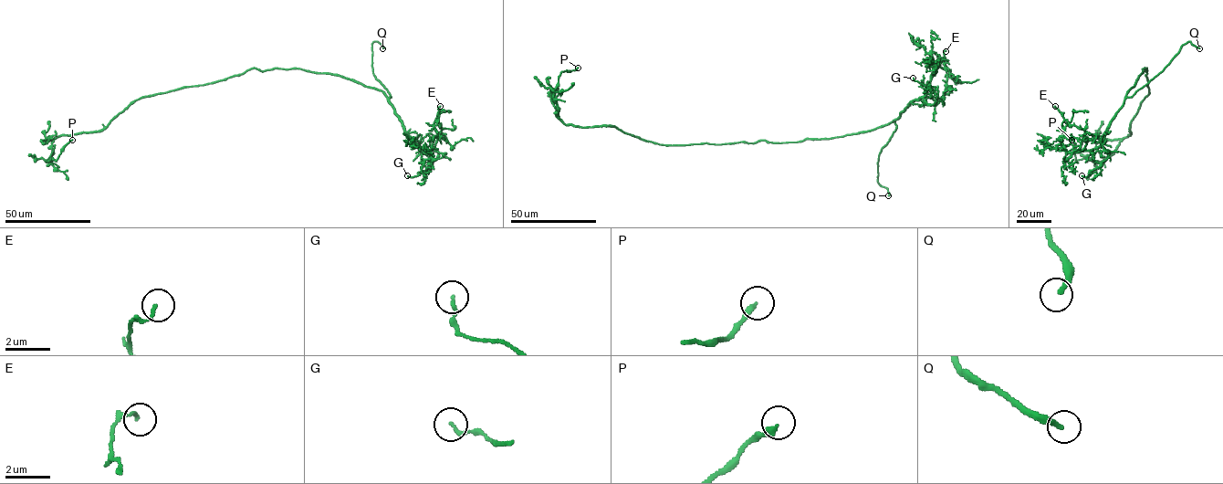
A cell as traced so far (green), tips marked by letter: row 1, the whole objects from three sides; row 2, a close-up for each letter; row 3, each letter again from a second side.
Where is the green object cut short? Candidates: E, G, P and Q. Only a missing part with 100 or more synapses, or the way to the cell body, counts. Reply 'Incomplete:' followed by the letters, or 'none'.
Incomplete: Q

